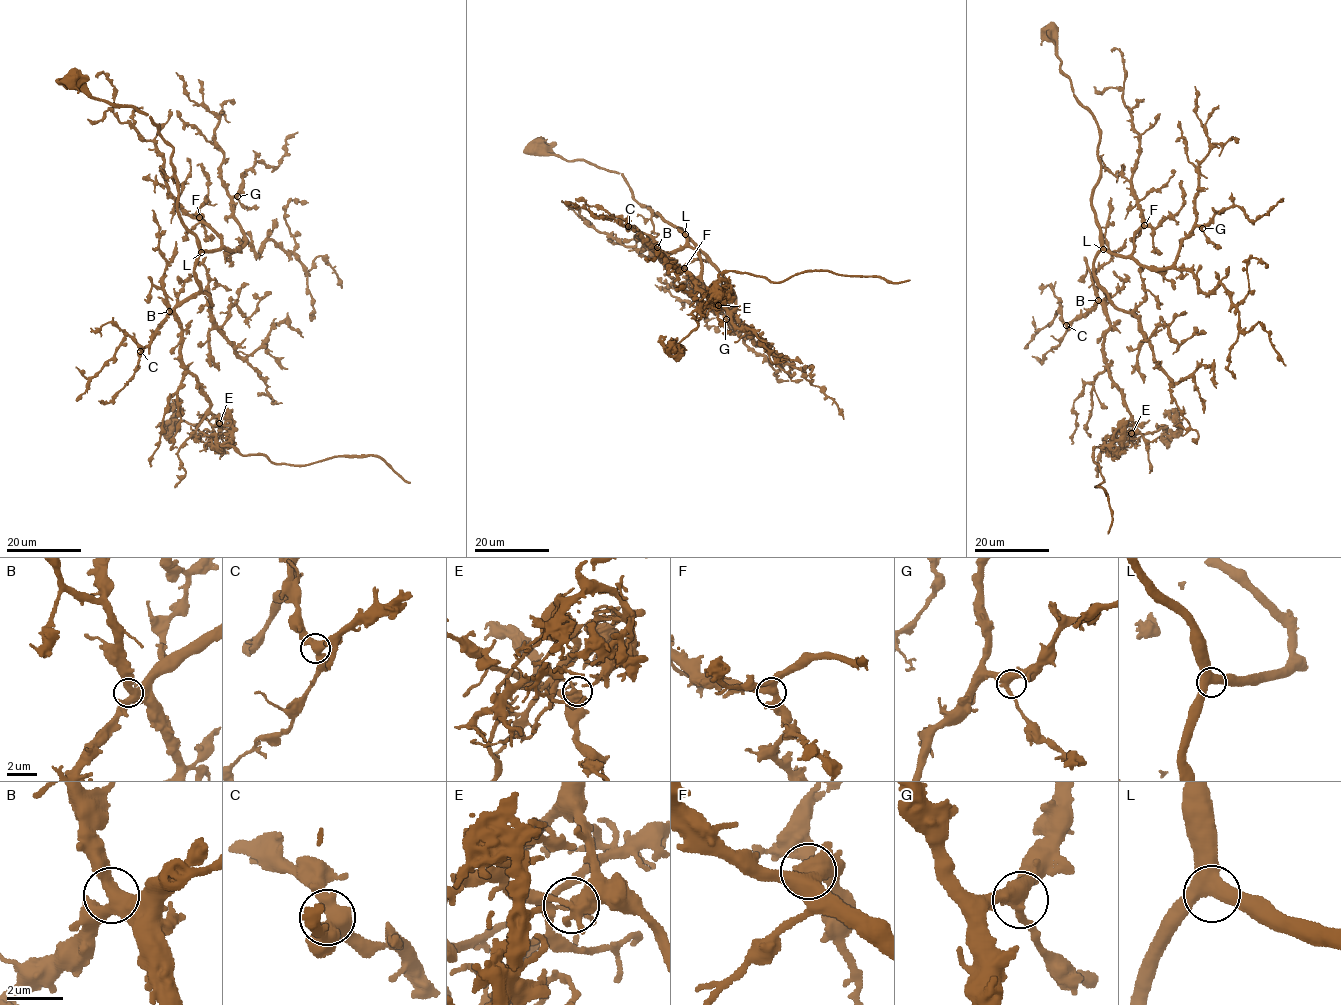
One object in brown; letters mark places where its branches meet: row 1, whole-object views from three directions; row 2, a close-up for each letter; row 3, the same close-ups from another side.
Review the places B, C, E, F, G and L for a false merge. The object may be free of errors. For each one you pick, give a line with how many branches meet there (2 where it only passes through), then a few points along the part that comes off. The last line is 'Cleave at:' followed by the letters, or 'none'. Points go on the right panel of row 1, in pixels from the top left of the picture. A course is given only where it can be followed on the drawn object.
E: 3 branches meet; foreign part runs (1131, 432), (1119, 430), (1110, 443), (1093, 451), (1104, 482), (1095, 486), (1107, 498), (1108, 533)
Cleave at: E

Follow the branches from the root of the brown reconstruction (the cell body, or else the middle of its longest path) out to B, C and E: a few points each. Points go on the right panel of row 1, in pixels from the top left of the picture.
B: (1052, 32), (1060, 69), (1100, 135), (1100, 177), (1092, 205), (1101, 251), (1094, 276), (1106, 292), (1098, 300)
C: (1052, 32), (1060, 69), (1100, 138), (1092, 205), (1101, 251), (1094, 276), (1106, 296), (1066, 325)
E: (1052, 32), (1060, 69), (1098, 129), (1094, 276), (1110, 324), (1102, 361), (1131, 432)

